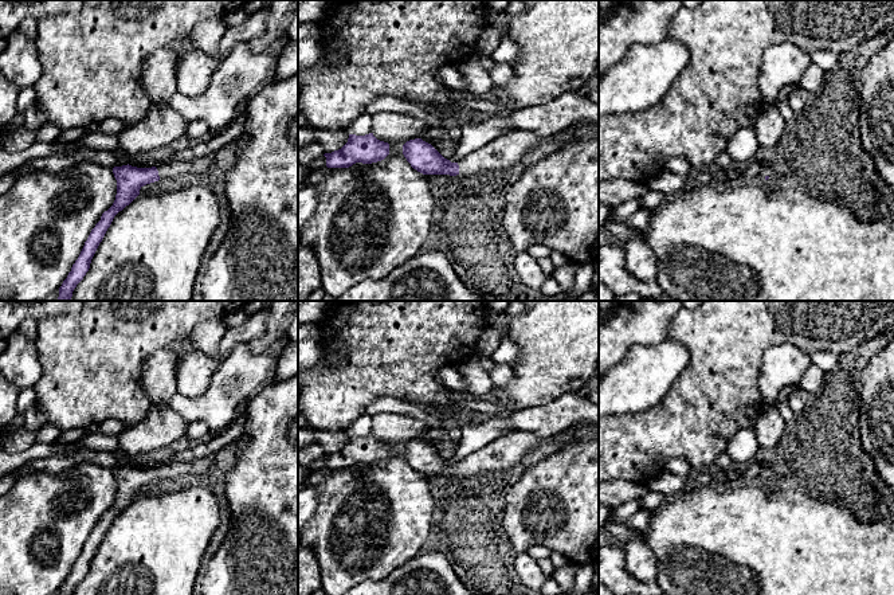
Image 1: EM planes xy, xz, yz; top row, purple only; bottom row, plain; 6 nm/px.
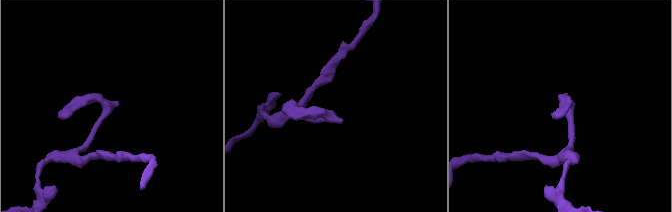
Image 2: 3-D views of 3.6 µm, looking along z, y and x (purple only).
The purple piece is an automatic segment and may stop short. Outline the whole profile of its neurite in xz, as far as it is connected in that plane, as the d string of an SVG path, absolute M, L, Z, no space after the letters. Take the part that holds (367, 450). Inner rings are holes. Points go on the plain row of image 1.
M373 434L349 435L348 443L338 451L325 454L328 469L349 469L356 463L372 465L389 455L389 445L377 441Z

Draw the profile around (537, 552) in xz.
M536 545L536 547L532 547L526 551L526 553L533 557L534 560L541 560L541 559L549 559L552 551L546 547L542 547L542 545Z

